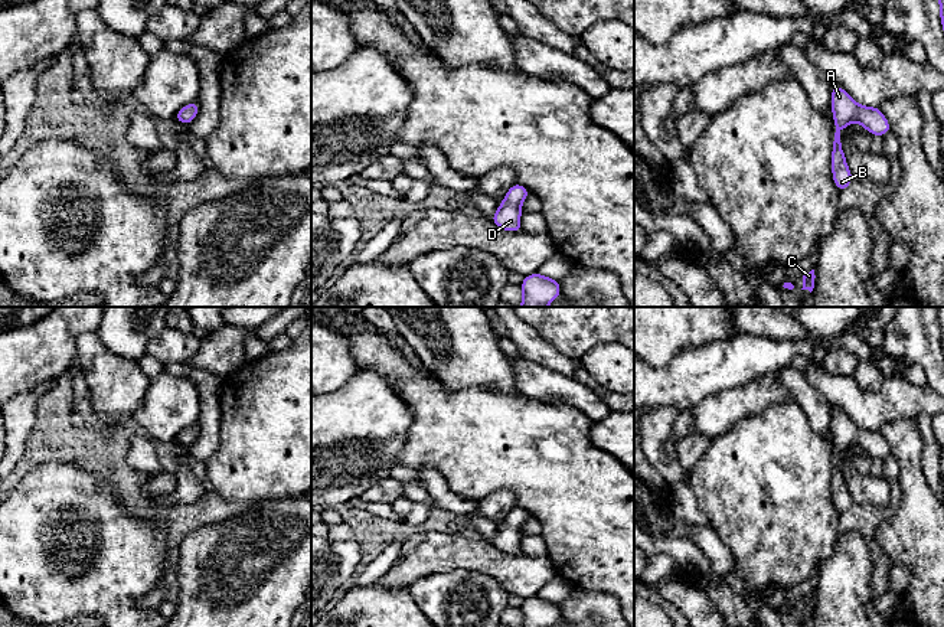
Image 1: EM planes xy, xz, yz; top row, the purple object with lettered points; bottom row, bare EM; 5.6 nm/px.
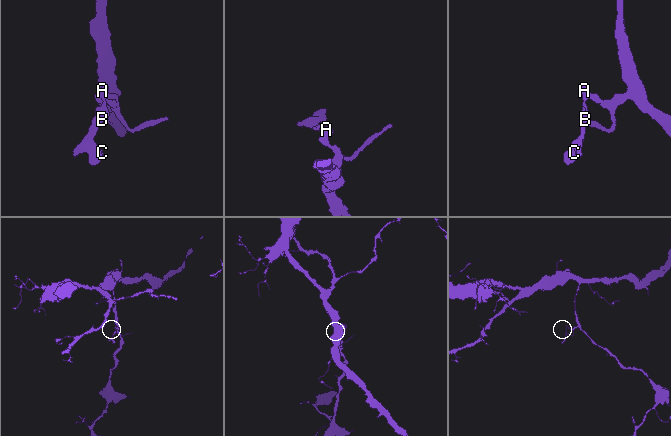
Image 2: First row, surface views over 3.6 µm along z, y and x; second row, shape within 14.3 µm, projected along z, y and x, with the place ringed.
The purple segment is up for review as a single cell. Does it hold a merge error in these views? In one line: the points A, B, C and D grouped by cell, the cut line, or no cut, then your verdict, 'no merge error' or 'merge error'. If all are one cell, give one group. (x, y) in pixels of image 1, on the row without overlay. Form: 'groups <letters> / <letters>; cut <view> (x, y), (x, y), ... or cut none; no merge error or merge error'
groups A B C D; cut none; no merge error

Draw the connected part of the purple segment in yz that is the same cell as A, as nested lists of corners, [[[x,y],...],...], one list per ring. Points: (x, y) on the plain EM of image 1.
[[[832,408],[830,428],[833,432],[833,445],[836,447],[833,474],[830,480],[833,504],[839,515],[843,515],[853,504],[847,490],[840,454],[850,445],[860,445],[872,458],[885,460],[891,455],[891,448],[879,430],[860,430],[840,408]]]

